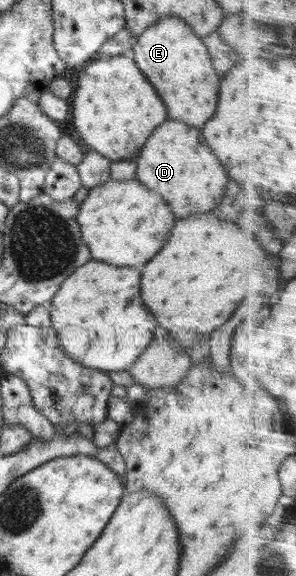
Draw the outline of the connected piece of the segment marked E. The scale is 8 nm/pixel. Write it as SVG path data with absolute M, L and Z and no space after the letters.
M159 19L136 37L131 49L135 64L155 87L170 119L202 127L214 115L222 77L213 68L206 43L200 41L183 19Z

